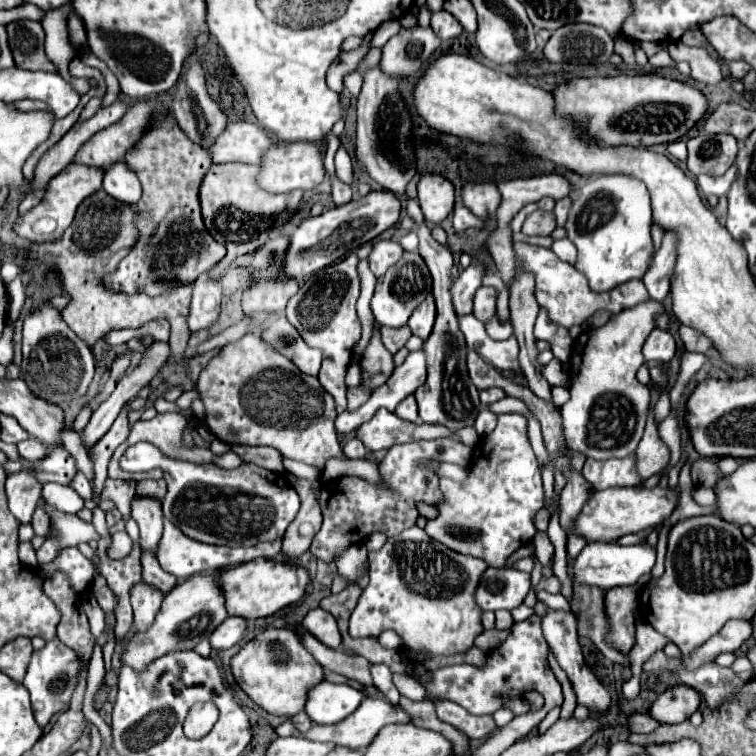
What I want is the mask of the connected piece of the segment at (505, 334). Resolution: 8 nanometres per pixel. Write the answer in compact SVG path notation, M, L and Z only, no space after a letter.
M494 317L492 321L486 323L486 331L488 331L488 335L490 335L494 341L504 341L504 339L508 339L508 337L512 335L512 325L510 325L510 323L502 325L502 323Z

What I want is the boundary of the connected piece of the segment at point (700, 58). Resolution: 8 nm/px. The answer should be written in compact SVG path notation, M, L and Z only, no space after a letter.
M676 41L668 45L668 51L674 57L674 61L688 61L688 65L692 67L692 77L696 81L710 83L710 85L722 81L722 71L718 63L704 49L686 47L681 41Z

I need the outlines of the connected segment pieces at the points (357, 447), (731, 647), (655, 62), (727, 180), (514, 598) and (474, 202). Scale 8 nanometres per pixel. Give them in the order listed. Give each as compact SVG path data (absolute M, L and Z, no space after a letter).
M350 437L348 441L346 441L346 445L344 445L344 455L348 457L348 459L362 459L362 457L366 457L366 447L362 445L362 441L358 441L356 437Z
M730 619L720 633L716 633L714 637L710 637L698 651L694 651L684 659L684 665L688 669L696 669L702 663L714 661L716 655L720 655L722 651L736 651L742 647L742 643L746 643L752 635L752 623L746 619Z
M662 49L662 51L656 53L654 57L650 57L650 65L652 65L652 67L674 67L674 61L670 59L668 51Z
M728 173L722 177L710 177L710 175L696 177L696 183L700 185L702 193L704 195L716 195L716 197L722 197L730 189L732 181L734 181L734 173Z
M488 567L478 585L476 601L484 611L514 609L522 605L530 589L532 589L530 573L512 567L506 569Z
M464 183L462 189L462 203L482 221L494 217L500 205L500 191L494 183Z

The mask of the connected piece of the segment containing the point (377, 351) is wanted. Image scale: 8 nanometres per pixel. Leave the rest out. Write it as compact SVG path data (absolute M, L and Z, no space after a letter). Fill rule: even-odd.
M374 333L362 357L362 385L376 389L378 385L384 385L384 381L389 379L392 371L394 371L394 357L382 345L380 335Z

